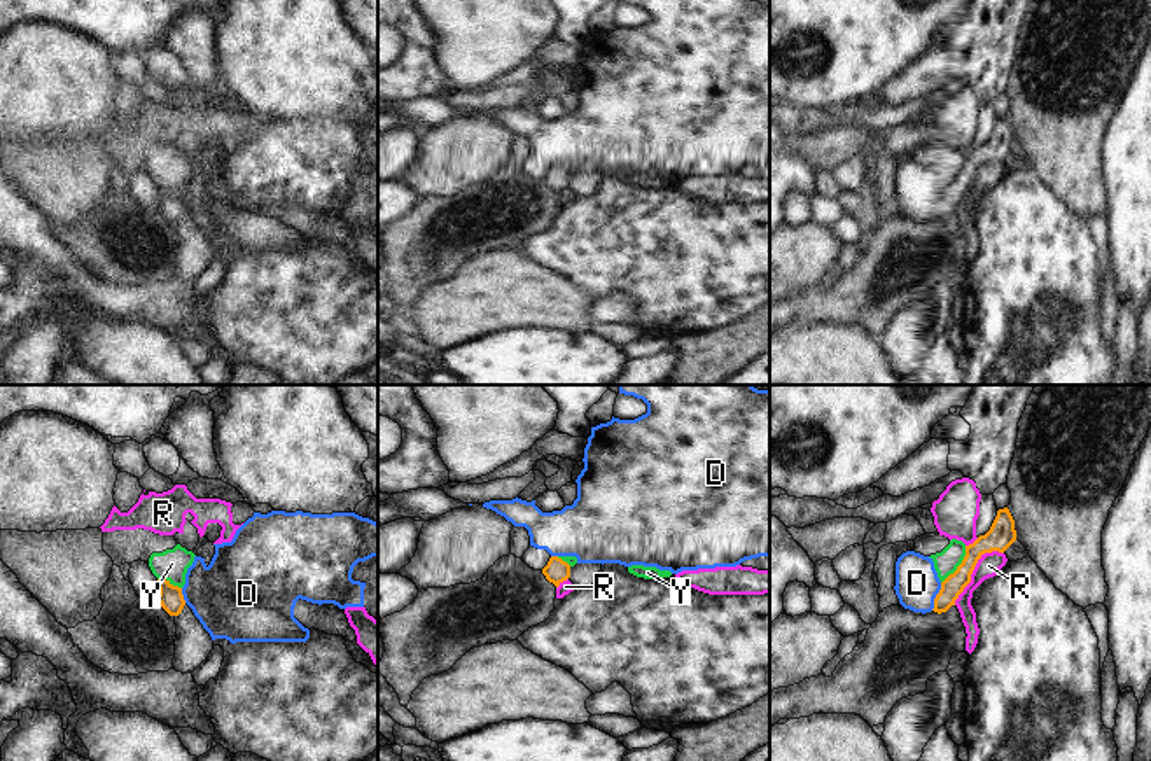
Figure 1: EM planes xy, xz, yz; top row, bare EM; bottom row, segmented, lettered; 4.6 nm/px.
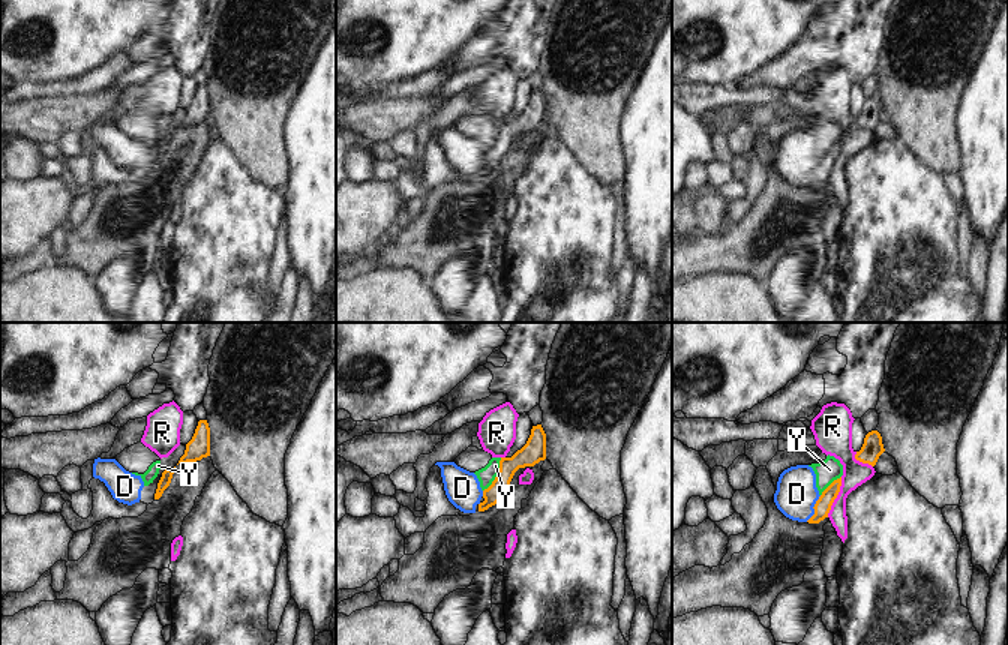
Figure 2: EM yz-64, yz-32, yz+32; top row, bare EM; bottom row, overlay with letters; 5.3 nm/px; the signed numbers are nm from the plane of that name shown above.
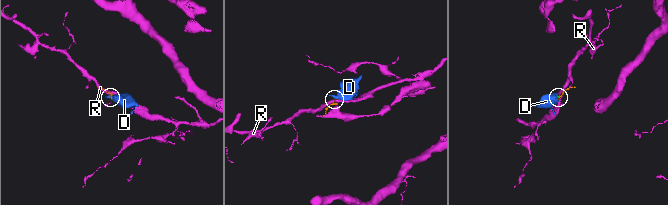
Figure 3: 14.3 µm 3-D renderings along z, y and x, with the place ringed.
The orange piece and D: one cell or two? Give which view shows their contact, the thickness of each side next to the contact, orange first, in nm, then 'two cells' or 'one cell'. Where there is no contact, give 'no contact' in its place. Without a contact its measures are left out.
contact in yz; calibres 100 and 200 nm; one cell

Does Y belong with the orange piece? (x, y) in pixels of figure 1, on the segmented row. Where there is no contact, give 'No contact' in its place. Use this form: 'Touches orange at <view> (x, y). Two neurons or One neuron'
Touches orange at yz (959, 565). Two neurons

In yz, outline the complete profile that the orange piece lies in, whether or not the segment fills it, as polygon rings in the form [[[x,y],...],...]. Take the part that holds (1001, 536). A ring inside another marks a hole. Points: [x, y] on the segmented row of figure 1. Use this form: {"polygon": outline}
{"polygon": [[[1008,507],[999,509],[985,535],[966,546],[966,556],[943,583],[934,562],[915,551],[903,553],[896,562],[896,595],[913,612],[946,612],[971,583],[971,574],[985,553],[1004,553],[1016,541],[1015,520]]]}

